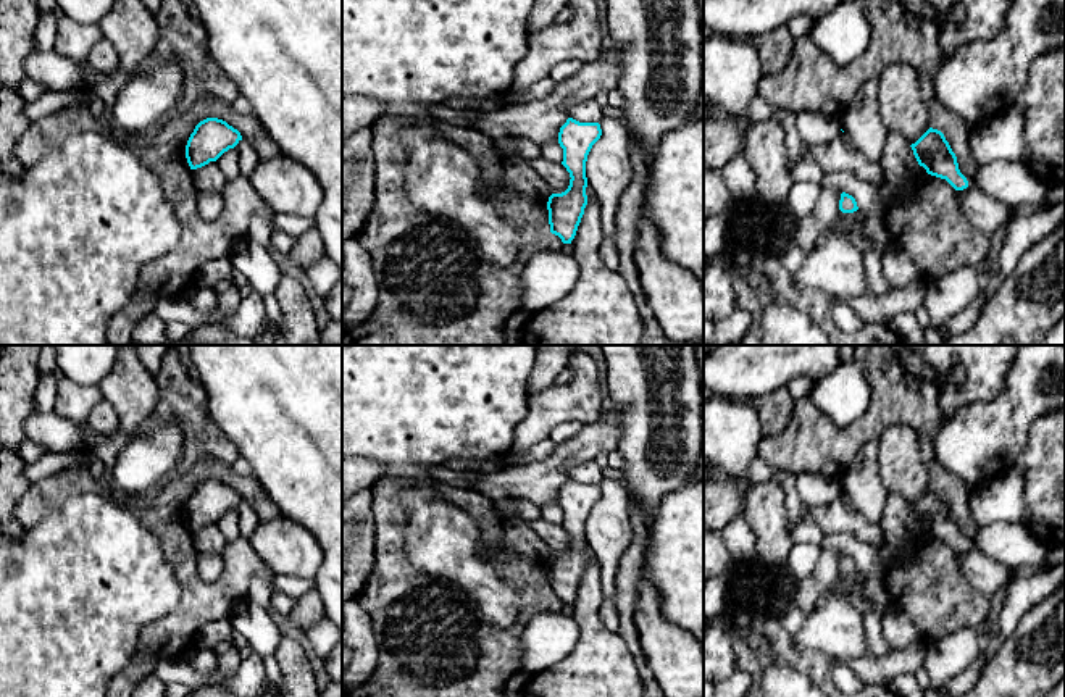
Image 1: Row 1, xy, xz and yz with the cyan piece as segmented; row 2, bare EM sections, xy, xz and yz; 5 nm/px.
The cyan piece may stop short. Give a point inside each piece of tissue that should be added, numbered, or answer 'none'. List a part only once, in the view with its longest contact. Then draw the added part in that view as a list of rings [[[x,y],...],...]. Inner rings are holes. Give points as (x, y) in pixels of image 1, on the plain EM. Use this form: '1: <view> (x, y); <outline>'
none

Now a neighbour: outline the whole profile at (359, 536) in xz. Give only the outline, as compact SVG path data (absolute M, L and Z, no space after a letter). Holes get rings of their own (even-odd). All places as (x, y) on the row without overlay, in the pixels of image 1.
M371 487L342 505L342 603L358 597L376 571L378 532Z

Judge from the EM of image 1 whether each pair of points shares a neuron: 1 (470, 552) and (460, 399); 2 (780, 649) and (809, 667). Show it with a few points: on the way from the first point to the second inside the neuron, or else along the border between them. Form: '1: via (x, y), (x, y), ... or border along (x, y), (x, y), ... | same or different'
1: via (431, 513), (423, 505), (423, 438) | same
2: via (786, 651), (802, 660) | same

